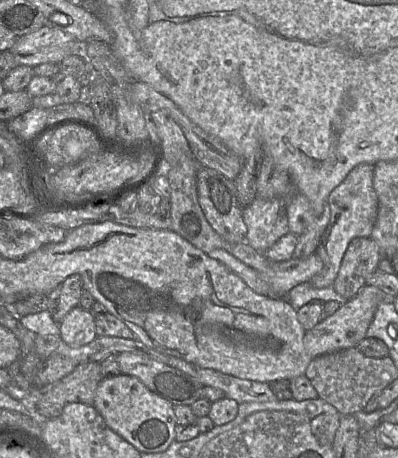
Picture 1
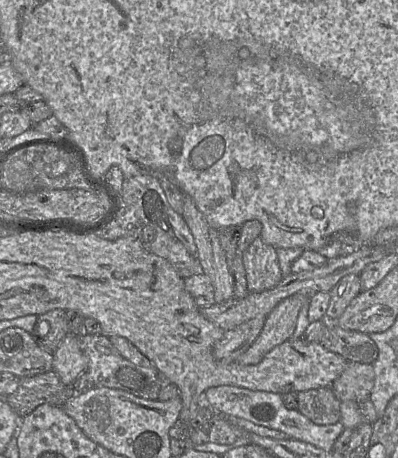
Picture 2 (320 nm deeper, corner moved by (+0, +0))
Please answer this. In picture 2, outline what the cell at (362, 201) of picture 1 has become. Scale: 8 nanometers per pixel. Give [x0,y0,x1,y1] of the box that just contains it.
[235,293,310,365]

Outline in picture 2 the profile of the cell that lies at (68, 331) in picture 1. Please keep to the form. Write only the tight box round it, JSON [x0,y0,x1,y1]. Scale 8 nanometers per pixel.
[53,333,87,386]

